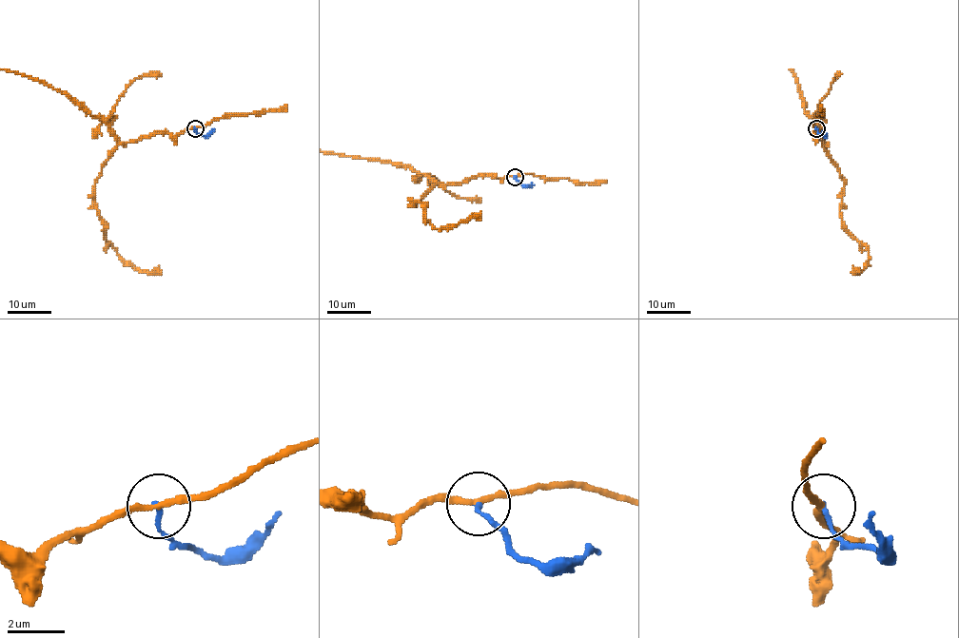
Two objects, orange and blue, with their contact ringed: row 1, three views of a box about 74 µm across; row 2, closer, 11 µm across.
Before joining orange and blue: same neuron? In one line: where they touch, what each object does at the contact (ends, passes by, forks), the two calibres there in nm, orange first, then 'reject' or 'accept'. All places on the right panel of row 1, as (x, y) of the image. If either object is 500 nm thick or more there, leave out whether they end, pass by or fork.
(816, 128) | orange passes by | blue ends | 200/150 nm | reject

